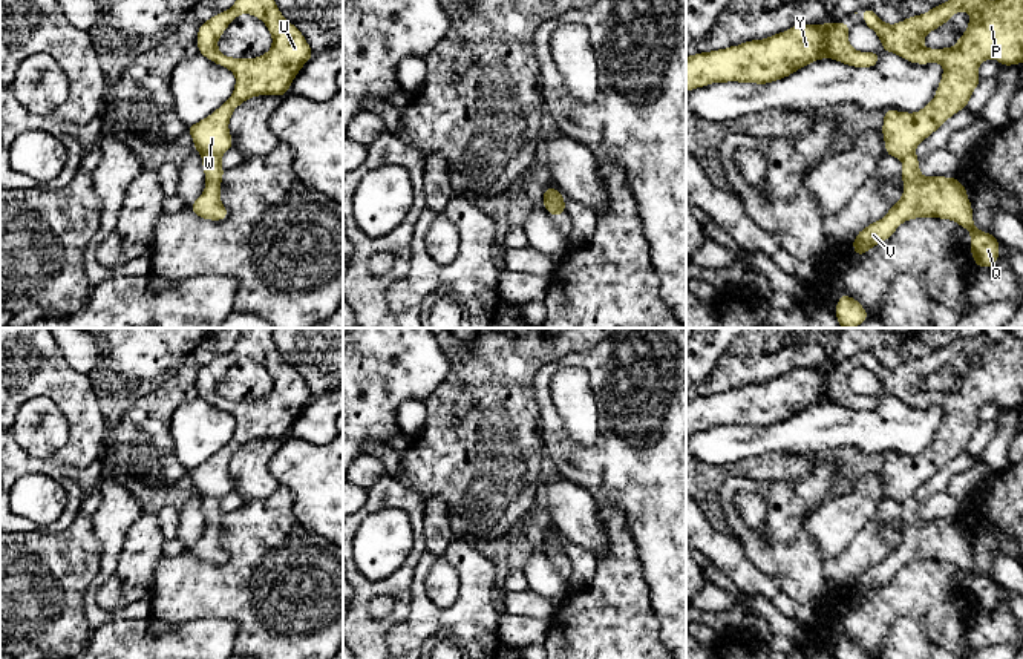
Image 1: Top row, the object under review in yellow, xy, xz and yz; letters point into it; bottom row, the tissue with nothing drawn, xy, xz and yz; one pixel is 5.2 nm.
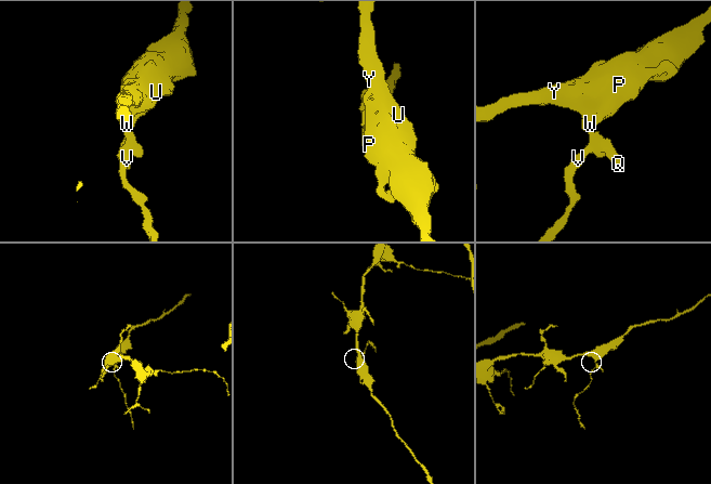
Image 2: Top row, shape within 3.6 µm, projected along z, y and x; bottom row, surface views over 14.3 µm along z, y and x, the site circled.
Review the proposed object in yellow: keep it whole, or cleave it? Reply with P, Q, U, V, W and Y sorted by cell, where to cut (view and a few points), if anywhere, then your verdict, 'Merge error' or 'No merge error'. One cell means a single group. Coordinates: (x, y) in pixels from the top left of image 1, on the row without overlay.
Groups: P U W Y / Q V. Split along xy (219, 498), (202, 500). Merge error

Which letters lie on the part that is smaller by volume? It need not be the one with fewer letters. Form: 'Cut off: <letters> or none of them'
Cut off: Q, V

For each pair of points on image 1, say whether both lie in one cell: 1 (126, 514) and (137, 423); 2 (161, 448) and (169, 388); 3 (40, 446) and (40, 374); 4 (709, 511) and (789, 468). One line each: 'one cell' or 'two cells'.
1: two cells
2: one cell
3: two cells
4: one cell

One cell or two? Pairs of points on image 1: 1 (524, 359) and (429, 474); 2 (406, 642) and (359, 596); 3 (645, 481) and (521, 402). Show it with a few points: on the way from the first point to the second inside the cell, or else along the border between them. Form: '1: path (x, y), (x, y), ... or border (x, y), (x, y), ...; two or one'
1: path (495, 388), (487, 396), (484, 414), (458, 445); one
2: border (411, 598), (409, 615), (388, 632), (385, 642); two
3: border (533, 379), (544, 449); two

